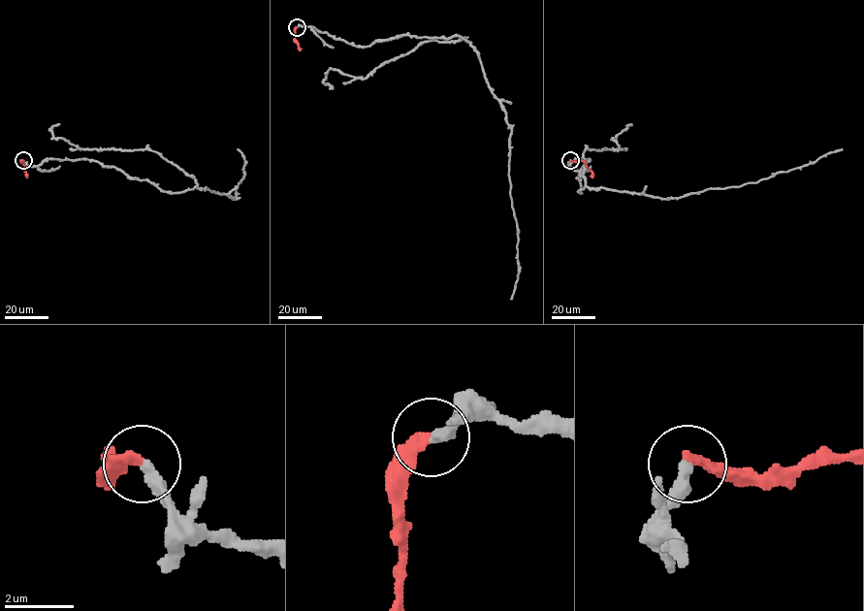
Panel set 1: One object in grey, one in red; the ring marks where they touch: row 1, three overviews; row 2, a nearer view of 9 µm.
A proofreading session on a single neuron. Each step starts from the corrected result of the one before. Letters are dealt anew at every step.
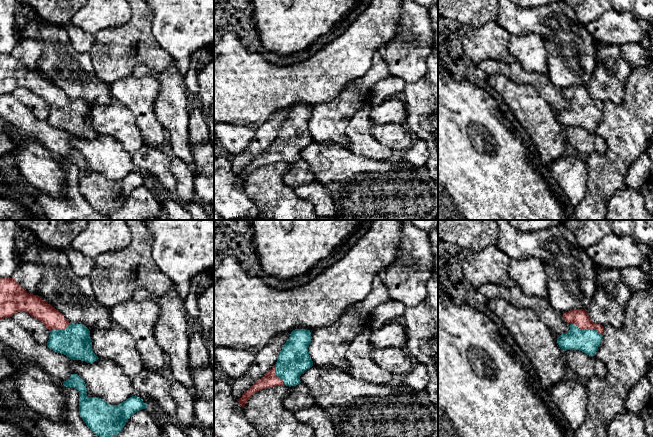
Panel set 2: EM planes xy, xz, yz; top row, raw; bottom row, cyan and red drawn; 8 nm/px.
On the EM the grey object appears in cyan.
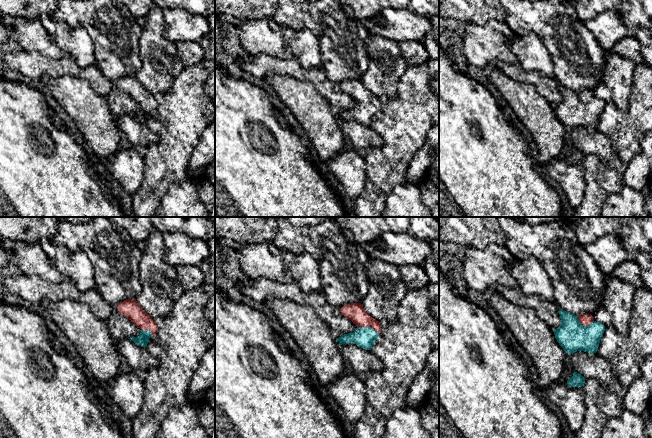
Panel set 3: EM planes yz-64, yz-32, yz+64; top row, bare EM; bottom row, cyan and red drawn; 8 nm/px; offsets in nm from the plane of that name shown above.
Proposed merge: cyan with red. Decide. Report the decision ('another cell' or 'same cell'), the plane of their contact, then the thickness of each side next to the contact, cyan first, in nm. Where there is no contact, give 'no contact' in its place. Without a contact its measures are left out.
same cell | yz | 190/140 nm

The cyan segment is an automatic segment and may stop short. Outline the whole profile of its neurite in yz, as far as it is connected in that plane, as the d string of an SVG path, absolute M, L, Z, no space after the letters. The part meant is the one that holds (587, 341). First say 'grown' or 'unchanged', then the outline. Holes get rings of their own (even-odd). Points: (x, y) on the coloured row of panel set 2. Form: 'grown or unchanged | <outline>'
grown | M583 309L568 311L563 314L563 318L570 324L570 331L557 338L560 348L563 351L579 350L595 356L602 342L603 326L594 323Z

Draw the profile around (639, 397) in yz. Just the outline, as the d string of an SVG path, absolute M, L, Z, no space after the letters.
M646 376L630 390L625 401L627 411L641 414L650 404L651 384Z

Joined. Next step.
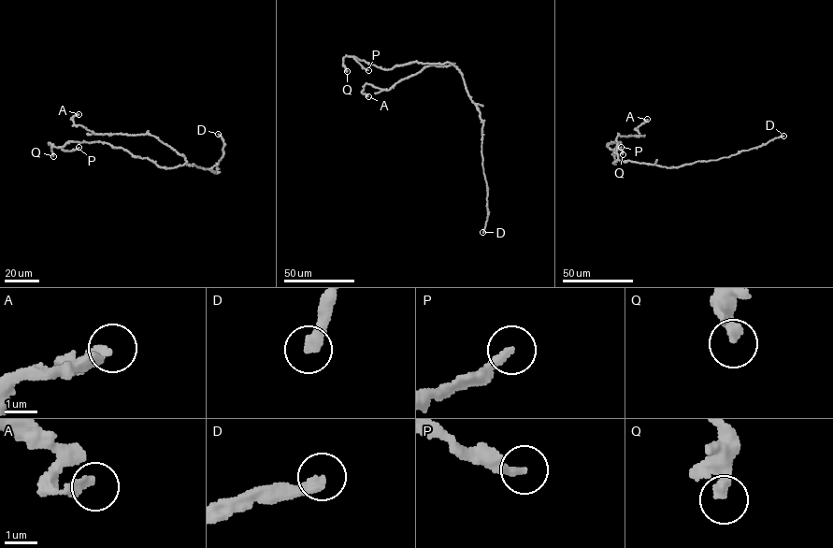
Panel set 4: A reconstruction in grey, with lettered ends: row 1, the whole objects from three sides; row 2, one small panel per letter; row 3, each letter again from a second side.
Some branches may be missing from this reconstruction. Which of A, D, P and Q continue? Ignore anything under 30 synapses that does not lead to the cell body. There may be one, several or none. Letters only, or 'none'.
D

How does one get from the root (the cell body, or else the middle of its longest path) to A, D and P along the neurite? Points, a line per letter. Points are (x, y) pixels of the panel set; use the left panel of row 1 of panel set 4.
A: (195, 165), (188, 165), (183, 156), (147, 134), (95, 134), (76, 125), (71, 119), (78, 114)
D: (195, 165), (218, 172), (216, 165), (223, 154), (223, 140), (218, 134)
P: (195, 165), (159, 167), (146, 158), (135, 157), (105, 142), (68, 141), (62, 148), (72, 151), (78, 147)

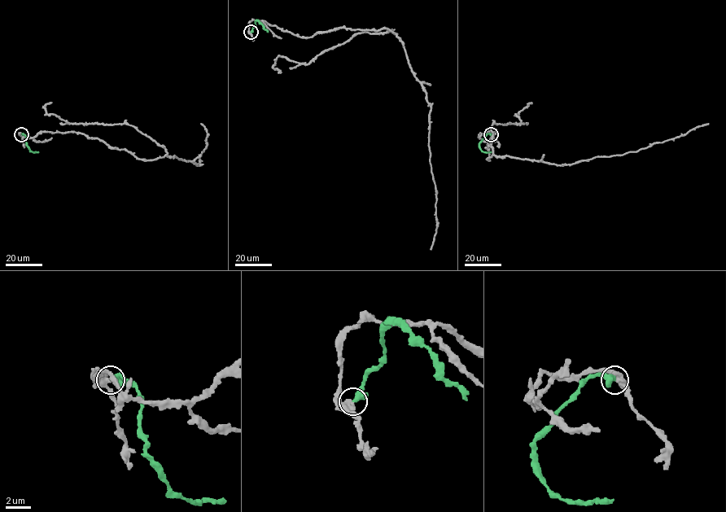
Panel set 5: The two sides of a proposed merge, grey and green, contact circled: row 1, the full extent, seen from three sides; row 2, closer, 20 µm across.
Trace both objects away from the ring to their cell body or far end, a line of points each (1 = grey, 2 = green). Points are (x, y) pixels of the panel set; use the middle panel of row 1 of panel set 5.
1: (251, 32), (252, 20), (301, 37), (386, 28), (403, 42), (430, 106), (436, 193), (430, 249)
2: (251, 32), (256, 20), (268, 32)

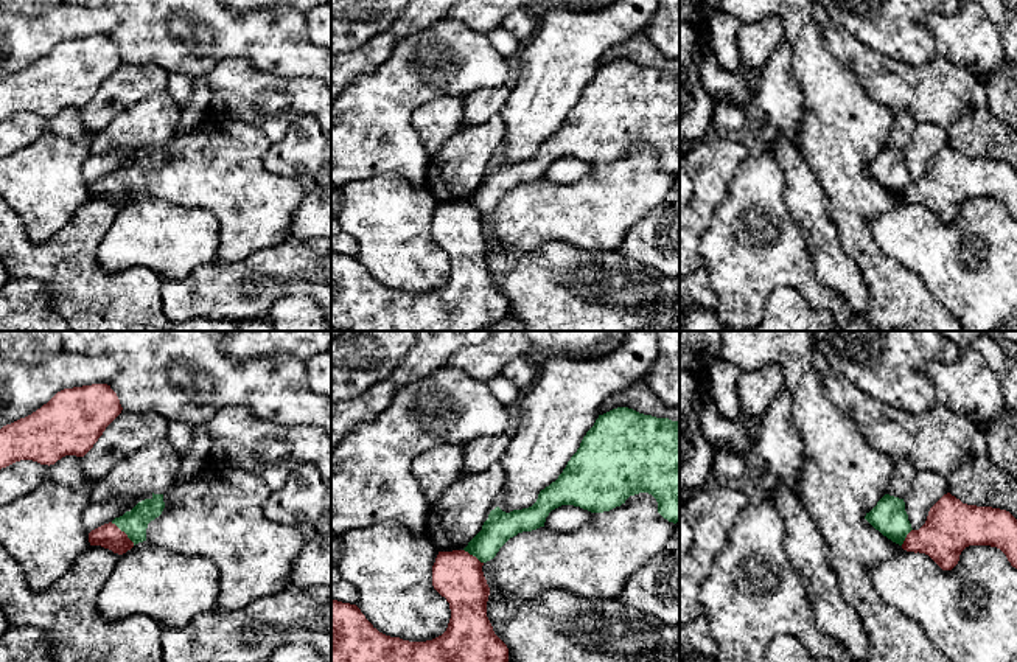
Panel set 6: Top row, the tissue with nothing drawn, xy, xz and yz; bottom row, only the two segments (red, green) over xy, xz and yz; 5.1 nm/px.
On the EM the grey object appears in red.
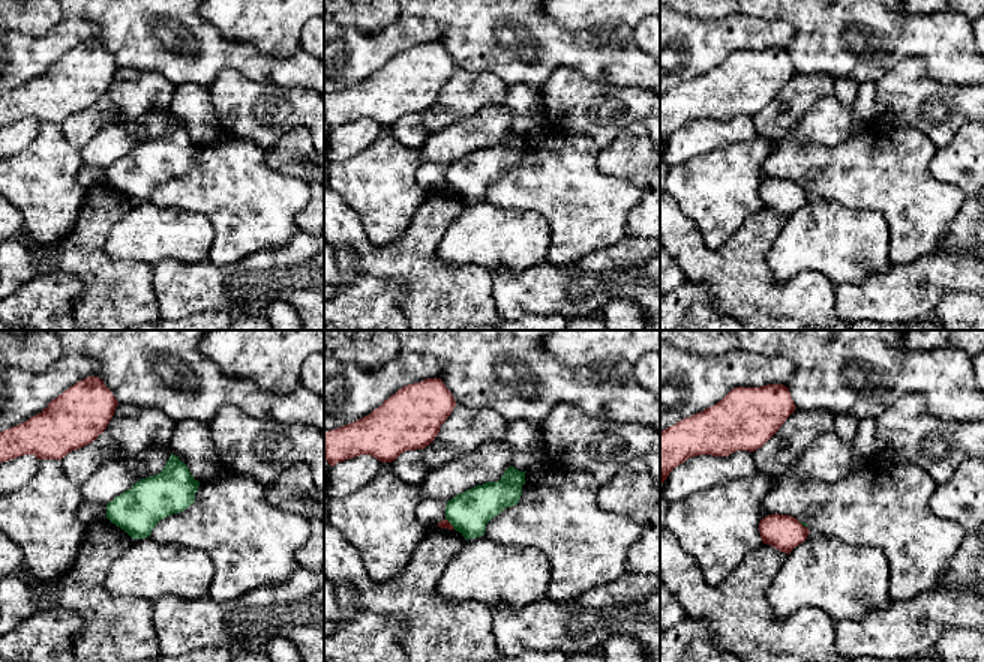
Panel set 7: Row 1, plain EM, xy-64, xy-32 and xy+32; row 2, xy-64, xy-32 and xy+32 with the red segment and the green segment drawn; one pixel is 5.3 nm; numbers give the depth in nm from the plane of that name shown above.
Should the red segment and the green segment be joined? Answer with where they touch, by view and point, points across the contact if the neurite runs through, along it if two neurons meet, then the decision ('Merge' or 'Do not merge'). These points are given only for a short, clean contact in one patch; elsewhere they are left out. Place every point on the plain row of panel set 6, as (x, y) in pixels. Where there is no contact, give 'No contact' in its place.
Touches red at xy (123, 184). Boundary: xy (111, 174), (134, 196). Do not merge

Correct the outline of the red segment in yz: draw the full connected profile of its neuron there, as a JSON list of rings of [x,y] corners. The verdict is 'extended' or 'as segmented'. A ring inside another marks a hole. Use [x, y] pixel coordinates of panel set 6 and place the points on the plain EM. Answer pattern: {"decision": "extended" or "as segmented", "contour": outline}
{"decision": "as segmented", "contour": [[[947,145],[930,160],[925,176],[907,186],[902,200],[925,205],[942,222],[952,222],[969,197],[997,199],[1017,221],[1017,171],[1006,162],[967,157]]]}

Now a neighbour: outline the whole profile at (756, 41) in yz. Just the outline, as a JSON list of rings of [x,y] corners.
[[[776,16],[743,25],[737,34],[742,67],[754,76],[760,73],[782,39],[785,39],[784,23]]]

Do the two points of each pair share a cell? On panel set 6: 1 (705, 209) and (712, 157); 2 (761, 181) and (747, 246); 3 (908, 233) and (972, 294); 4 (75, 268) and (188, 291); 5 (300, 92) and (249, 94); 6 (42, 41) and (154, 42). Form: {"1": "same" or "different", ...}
{"1": "same", "2": "same", "3": "same", "4": "different", "5": "same", "6": "different"}

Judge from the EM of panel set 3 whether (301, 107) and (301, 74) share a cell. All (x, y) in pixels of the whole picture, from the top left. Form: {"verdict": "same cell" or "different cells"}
{"verdict": "same cell"}

